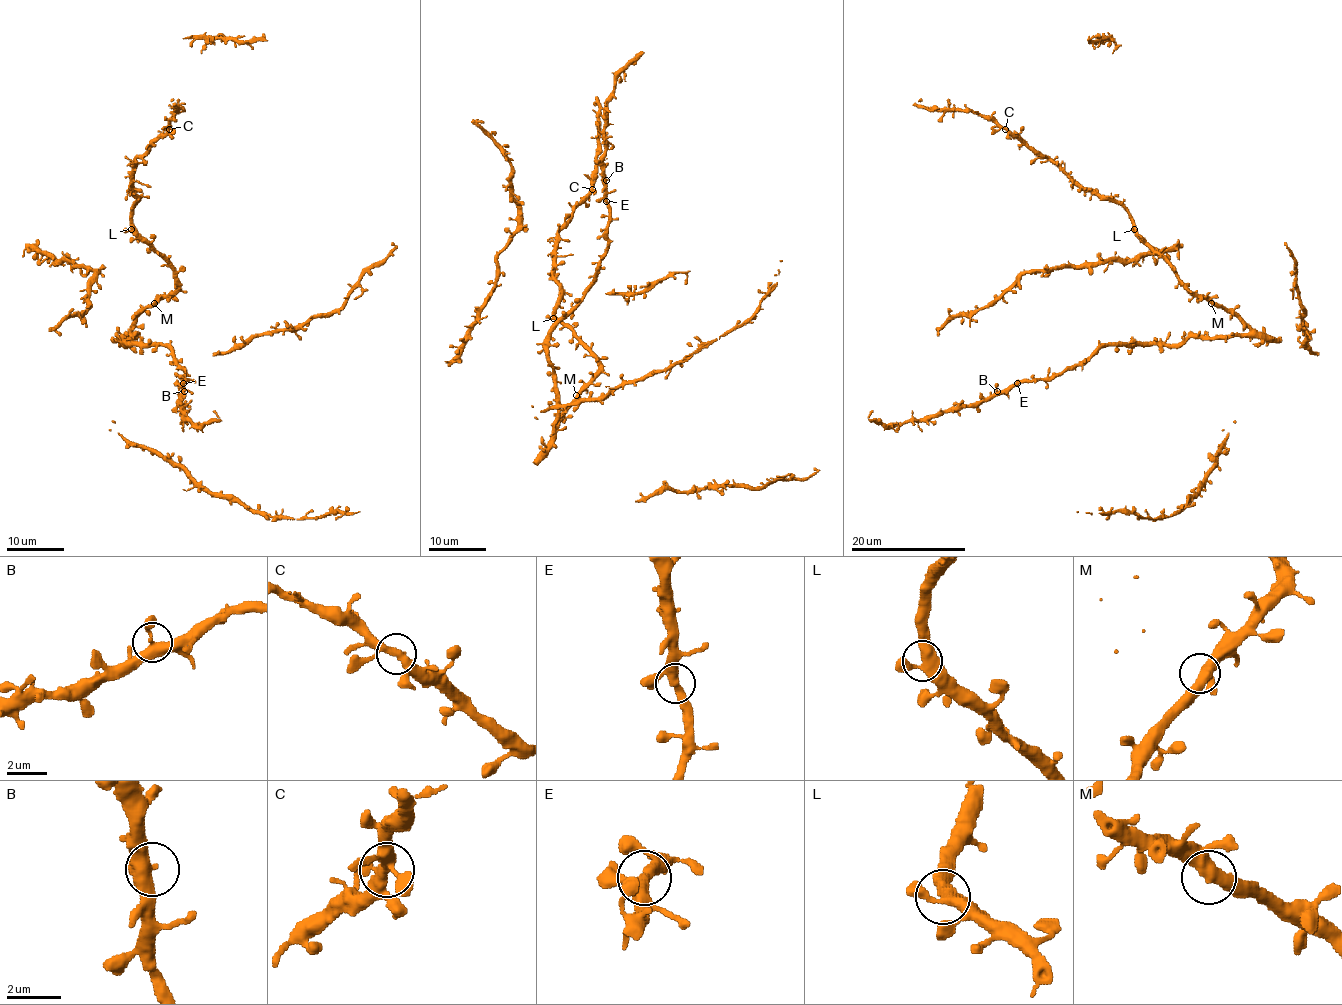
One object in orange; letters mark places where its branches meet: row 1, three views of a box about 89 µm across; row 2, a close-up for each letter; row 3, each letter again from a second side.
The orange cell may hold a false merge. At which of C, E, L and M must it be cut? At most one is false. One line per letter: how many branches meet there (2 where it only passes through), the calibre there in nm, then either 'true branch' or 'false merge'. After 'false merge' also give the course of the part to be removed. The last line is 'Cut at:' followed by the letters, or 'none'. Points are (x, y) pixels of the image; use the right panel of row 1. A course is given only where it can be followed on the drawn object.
C: 3 branches meet; 320 nm thick; true branch
E: 3 branches meet; 340 nm thick; true branch
L: 3 branches meet; 420 nm thick; true branch
M: 3 branches meet; 400 nm thick; true branch
Cut at: none

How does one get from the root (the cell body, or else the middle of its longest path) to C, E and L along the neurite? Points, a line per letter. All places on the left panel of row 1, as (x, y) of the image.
C: (157, 302), (177, 288), (177, 270), (132, 222), (132, 206), (136, 202), (132, 167), (169, 129)
E: (157, 302), (136, 318), (132, 329), (135, 336), (125, 343), (164, 343), (184, 369), (187, 379), (184, 384)
L: (157, 302), (177, 288), (175, 270), (131, 229)

